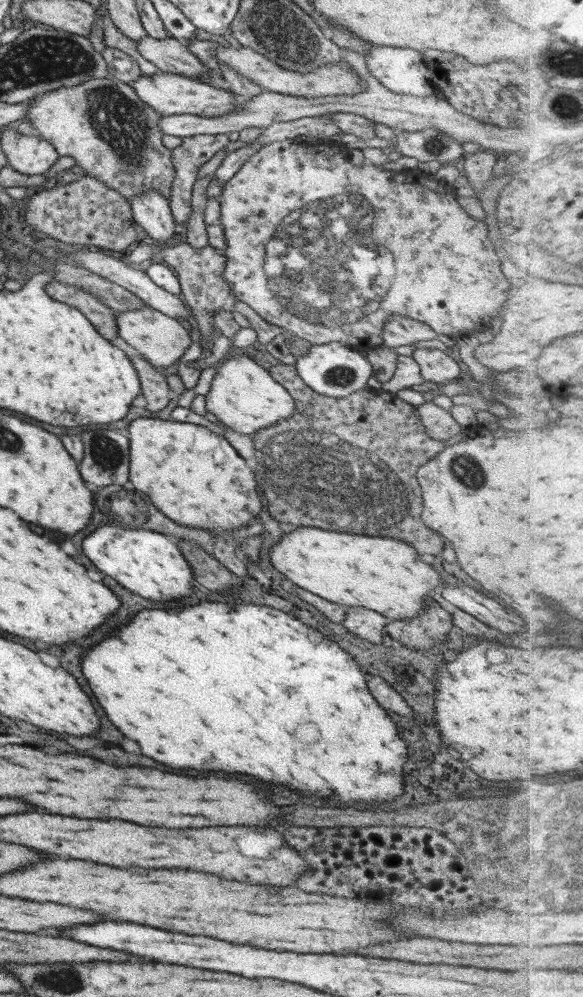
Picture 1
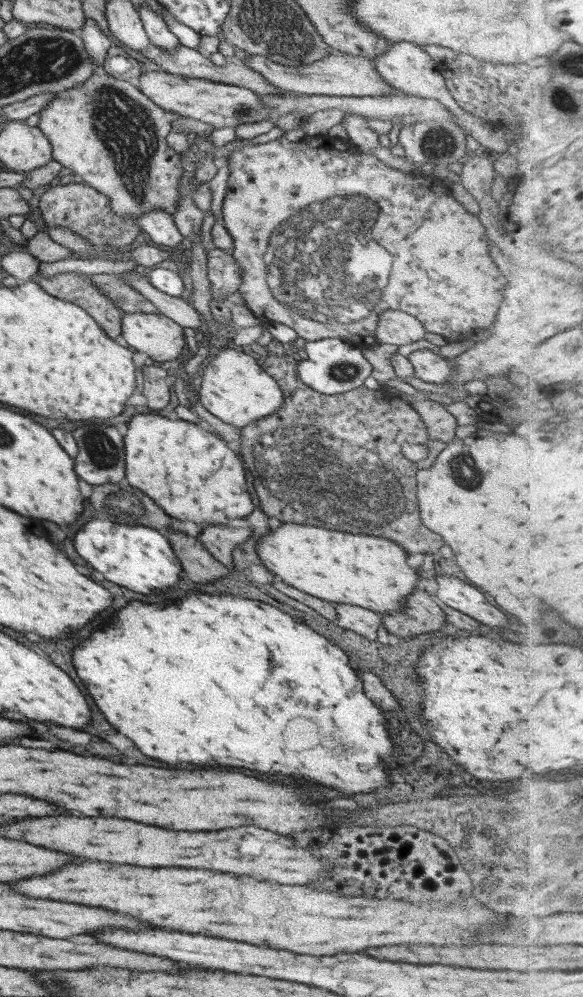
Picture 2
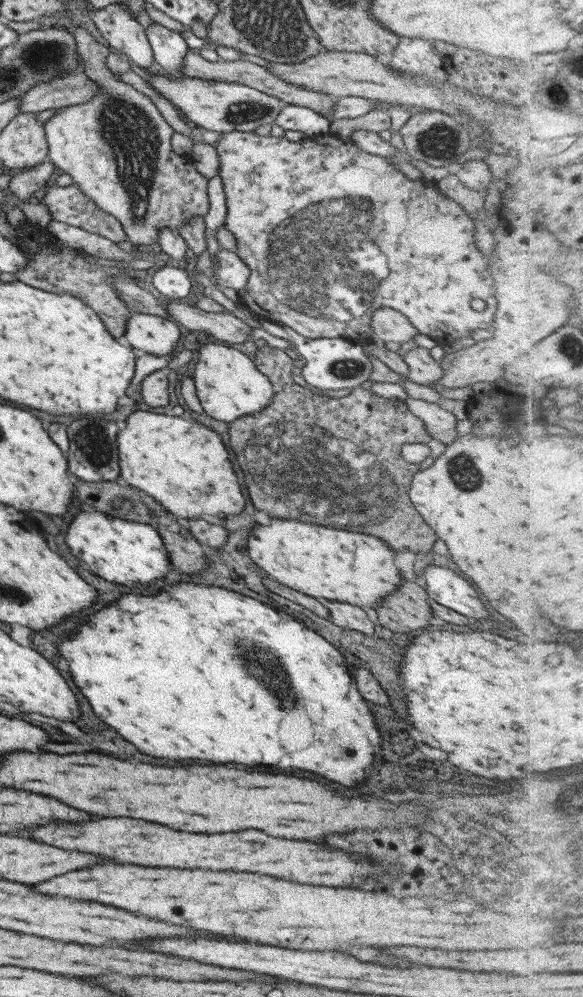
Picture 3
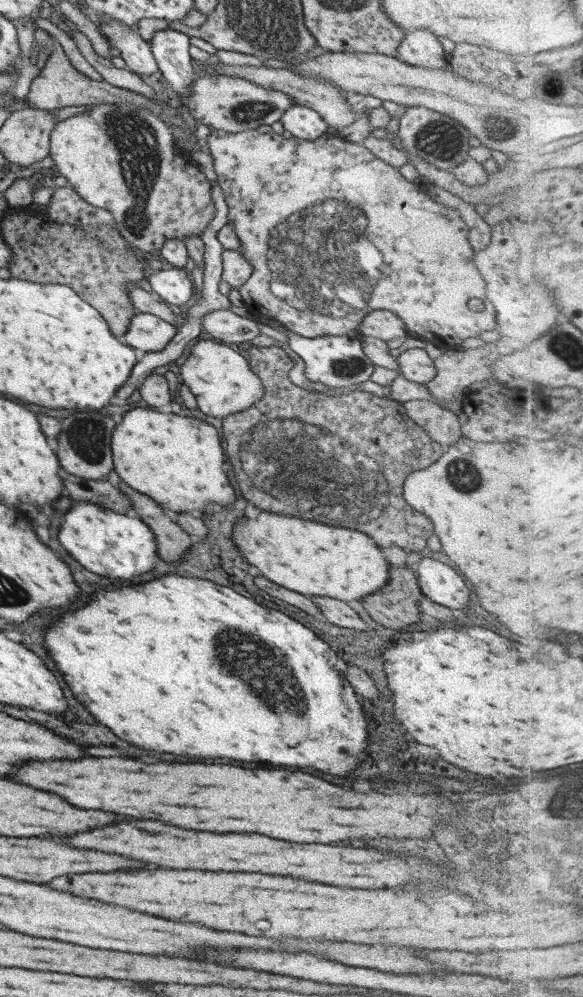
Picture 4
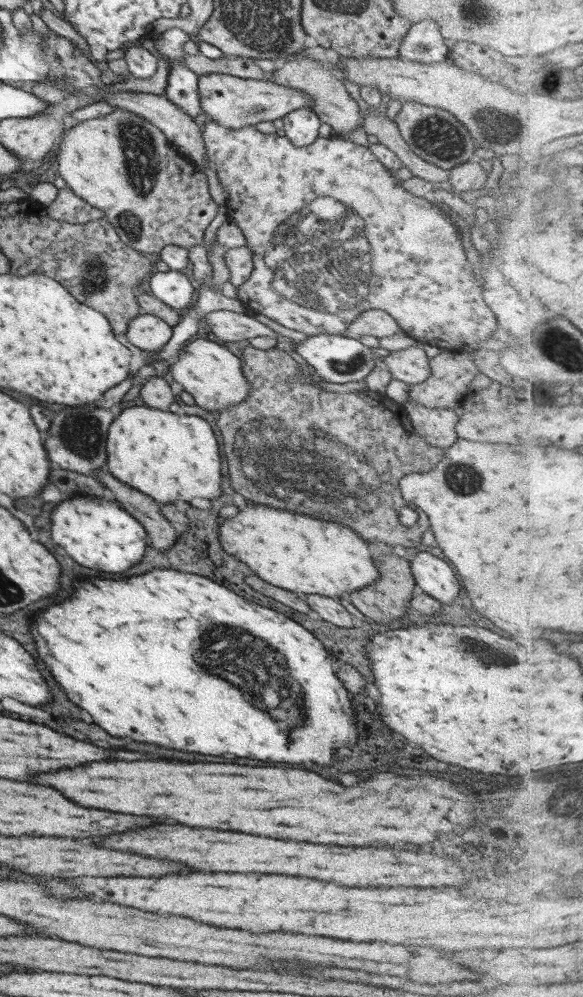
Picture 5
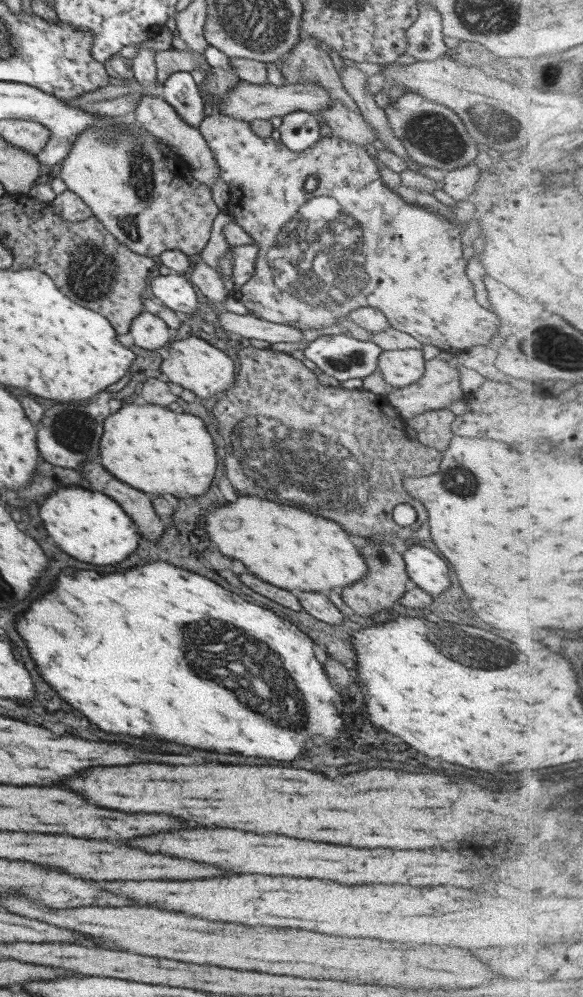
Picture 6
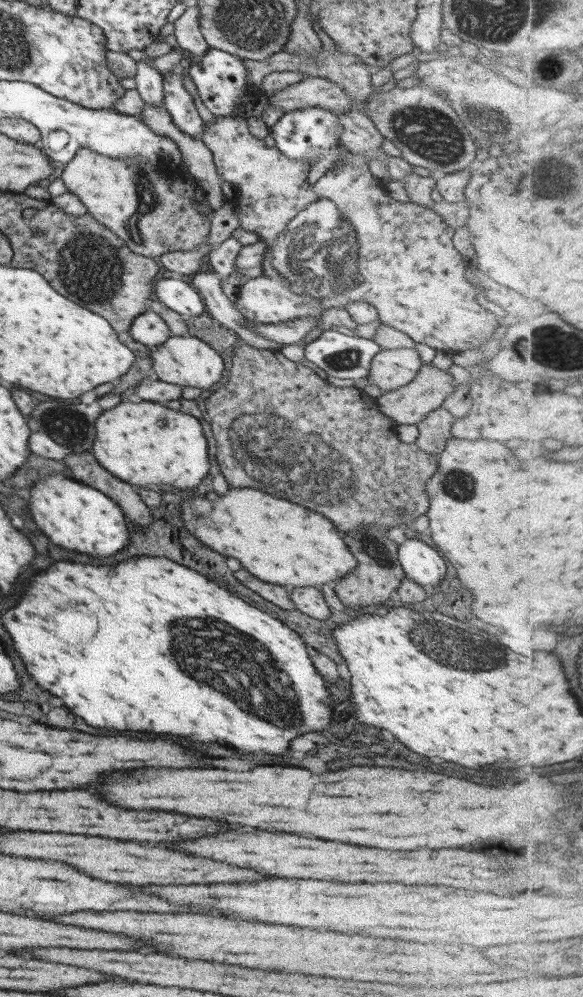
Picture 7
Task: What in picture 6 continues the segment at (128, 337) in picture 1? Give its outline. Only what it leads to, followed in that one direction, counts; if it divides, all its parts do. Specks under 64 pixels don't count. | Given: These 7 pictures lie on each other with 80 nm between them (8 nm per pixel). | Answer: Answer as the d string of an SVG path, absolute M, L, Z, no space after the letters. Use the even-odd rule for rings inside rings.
M142 311L131 321L128 333L135 346L145 350L162 351L173 338L171 330L167 327L158 316Z

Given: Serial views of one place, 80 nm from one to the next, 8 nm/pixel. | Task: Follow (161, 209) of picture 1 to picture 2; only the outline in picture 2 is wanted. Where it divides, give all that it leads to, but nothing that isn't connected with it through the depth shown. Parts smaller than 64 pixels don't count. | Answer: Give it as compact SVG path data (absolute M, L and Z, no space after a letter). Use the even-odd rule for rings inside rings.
M163 210L141 212L141 216L137 216L137 223L139 223L141 231L147 234L156 245L162 244L177 250L179 243L183 240L181 234L176 230L172 218L167 216Z

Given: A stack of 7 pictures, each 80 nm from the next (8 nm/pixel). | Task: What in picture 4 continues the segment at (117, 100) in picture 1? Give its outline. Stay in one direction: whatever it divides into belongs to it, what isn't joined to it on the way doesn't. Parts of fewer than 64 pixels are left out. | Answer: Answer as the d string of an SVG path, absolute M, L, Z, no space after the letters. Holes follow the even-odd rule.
M96 104L90 105L90 109L84 113L77 113L76 115L68 116L63 120L58 120L52 128L49 137L49 156L53 161L54 166L59 170L59 174L64 176L67 180L67 185L77 193L77 195L90 206L105 210L111 214L115 229L134 251L150 252L151 250L159 250L165 240L179 240L185 242L185 238L189 236L200 236L209 224L209 220L215 214L215 208L211 201L209 181L205 179L205 175L199 171L194 161L185 156L175 146L174 138L172 137L172 130L161 120L155 116L150 110L134 105L124 104L123 106L114 104Z

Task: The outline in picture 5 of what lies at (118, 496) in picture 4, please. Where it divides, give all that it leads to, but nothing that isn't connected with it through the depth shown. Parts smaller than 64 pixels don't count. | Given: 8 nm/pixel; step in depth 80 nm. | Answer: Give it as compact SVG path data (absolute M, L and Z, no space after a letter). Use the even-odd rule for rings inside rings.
M50 463L48 483L55 486L63 497L79 494L91 498L102 498L109 502L116 502L113 493L107 490L93 476L78 474L69 470L59 468L55 463Z

